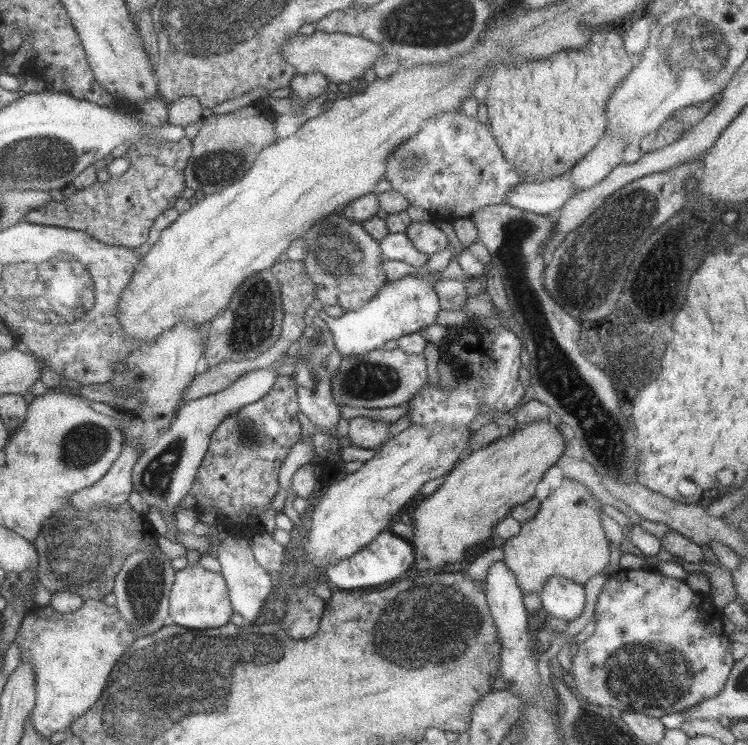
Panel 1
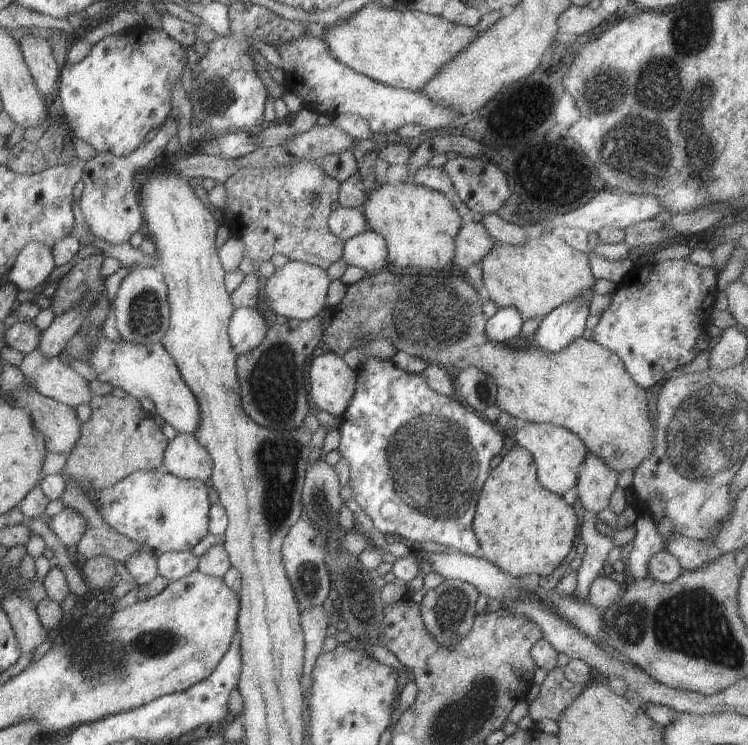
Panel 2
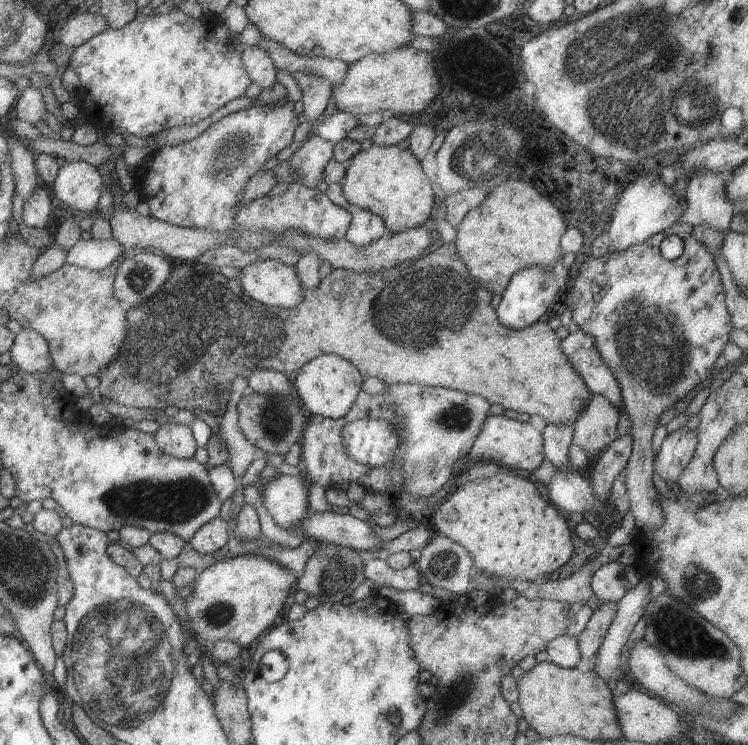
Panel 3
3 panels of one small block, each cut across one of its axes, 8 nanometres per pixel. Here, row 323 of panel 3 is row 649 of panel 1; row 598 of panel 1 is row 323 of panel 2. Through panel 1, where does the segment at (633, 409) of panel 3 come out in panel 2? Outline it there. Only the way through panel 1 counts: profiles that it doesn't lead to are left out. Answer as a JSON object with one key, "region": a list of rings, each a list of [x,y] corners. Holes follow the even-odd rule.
{"region":[[[668,259],[662,262],[645,263],[631,268],[621,277],[612,294],[609,306],[600,314],[592,329],[592,340],[614,352],[623,363],[625,372],[643,390],[657,384],[667,372],[689,364],[700,352],[697,338],[706,334],[710,324],[710,312],[717,291],[717,270],[713,267],[700,267],[684,259]]]}

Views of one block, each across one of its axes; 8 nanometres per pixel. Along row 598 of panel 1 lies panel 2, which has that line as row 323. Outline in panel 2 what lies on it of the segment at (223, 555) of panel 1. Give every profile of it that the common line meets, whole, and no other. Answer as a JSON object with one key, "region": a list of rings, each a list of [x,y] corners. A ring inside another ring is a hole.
{"region":[[[239,307],[232,312],[227,332],[235,354],[251,352],[265,338],[267,326],[255,309]]]}

